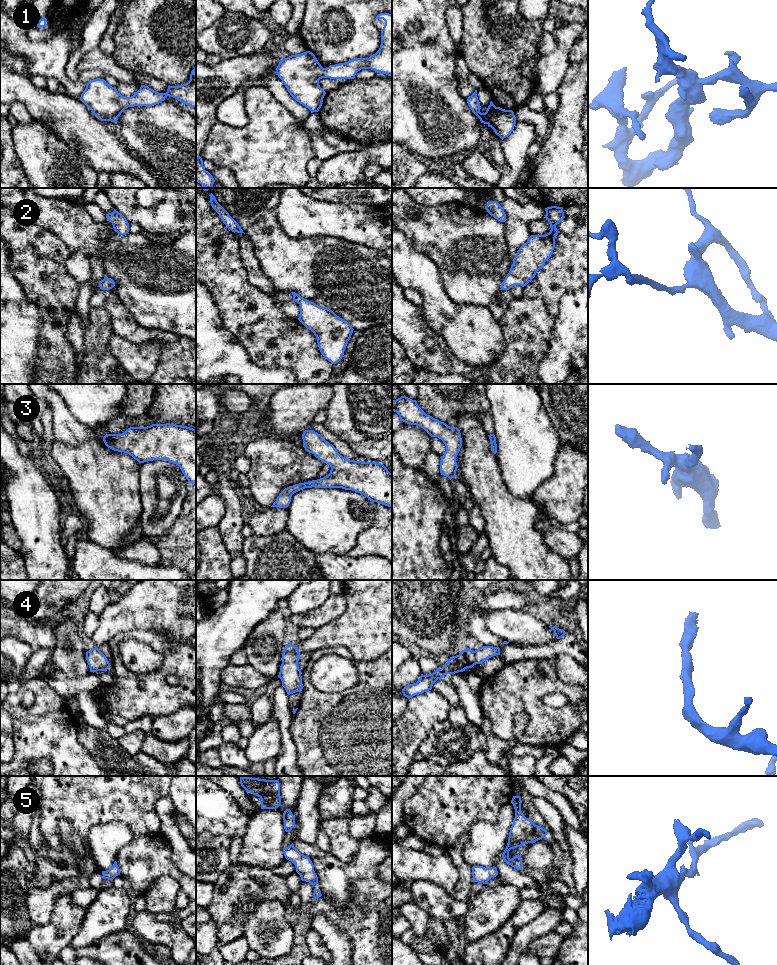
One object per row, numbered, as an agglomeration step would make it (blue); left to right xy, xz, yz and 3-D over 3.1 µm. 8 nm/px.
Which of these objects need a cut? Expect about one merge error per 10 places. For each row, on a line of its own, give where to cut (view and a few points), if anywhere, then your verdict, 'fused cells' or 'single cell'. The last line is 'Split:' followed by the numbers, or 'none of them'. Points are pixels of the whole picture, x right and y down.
1: no cut | single cell
2: no cut | single cell
3: no cut | single cell
4: no cut | single cell
5: no cut | single cell
Split: none of them

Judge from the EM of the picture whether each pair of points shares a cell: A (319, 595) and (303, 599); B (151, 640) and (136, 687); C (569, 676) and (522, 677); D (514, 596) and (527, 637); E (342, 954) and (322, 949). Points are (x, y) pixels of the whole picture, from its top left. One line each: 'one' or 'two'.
A: one
B: one
C: two
D: two
E: two

